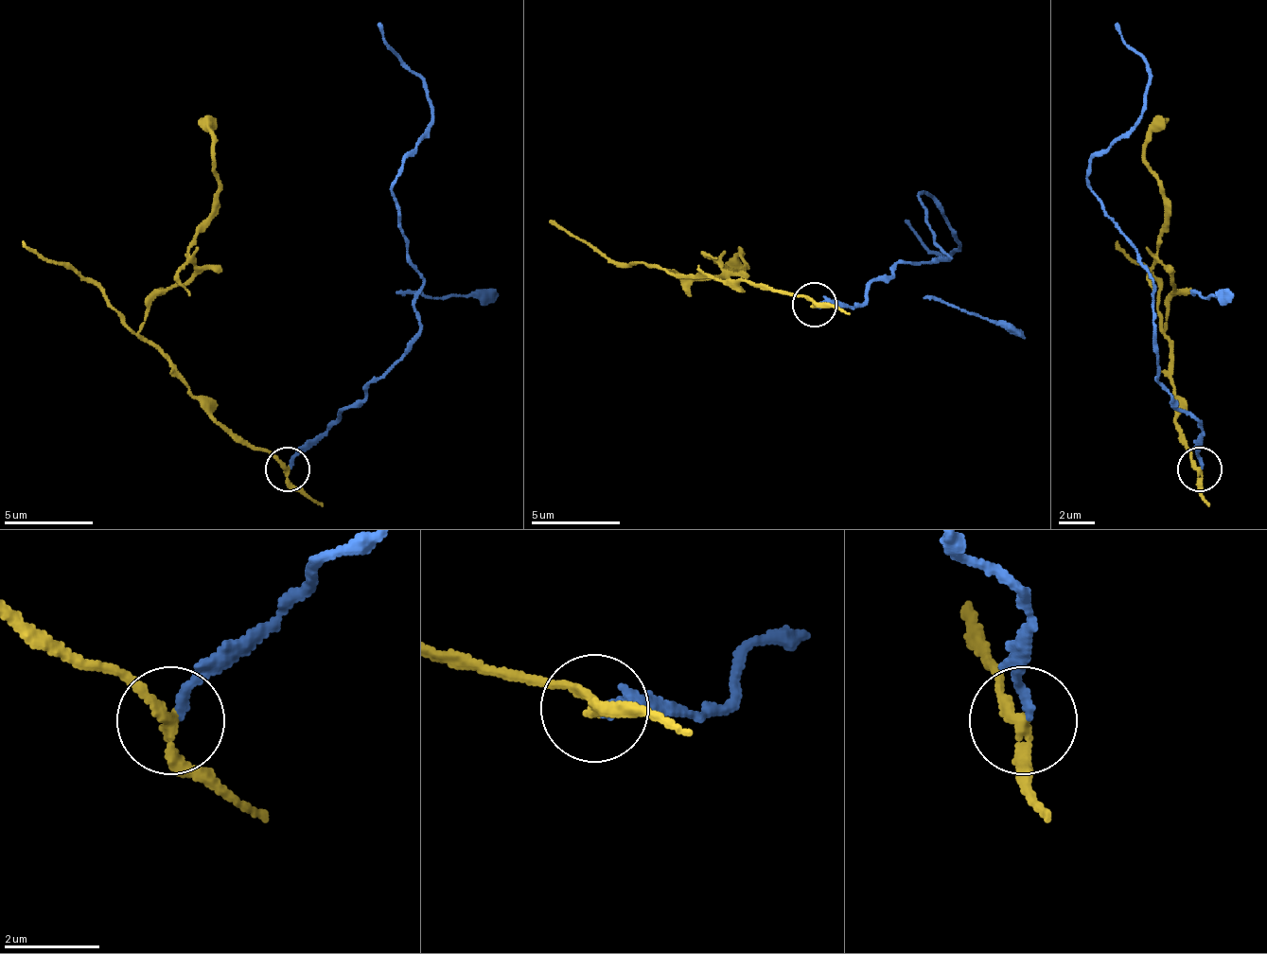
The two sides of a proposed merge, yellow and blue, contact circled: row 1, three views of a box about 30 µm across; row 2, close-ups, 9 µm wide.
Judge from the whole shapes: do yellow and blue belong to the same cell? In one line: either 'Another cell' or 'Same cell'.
Another cell

